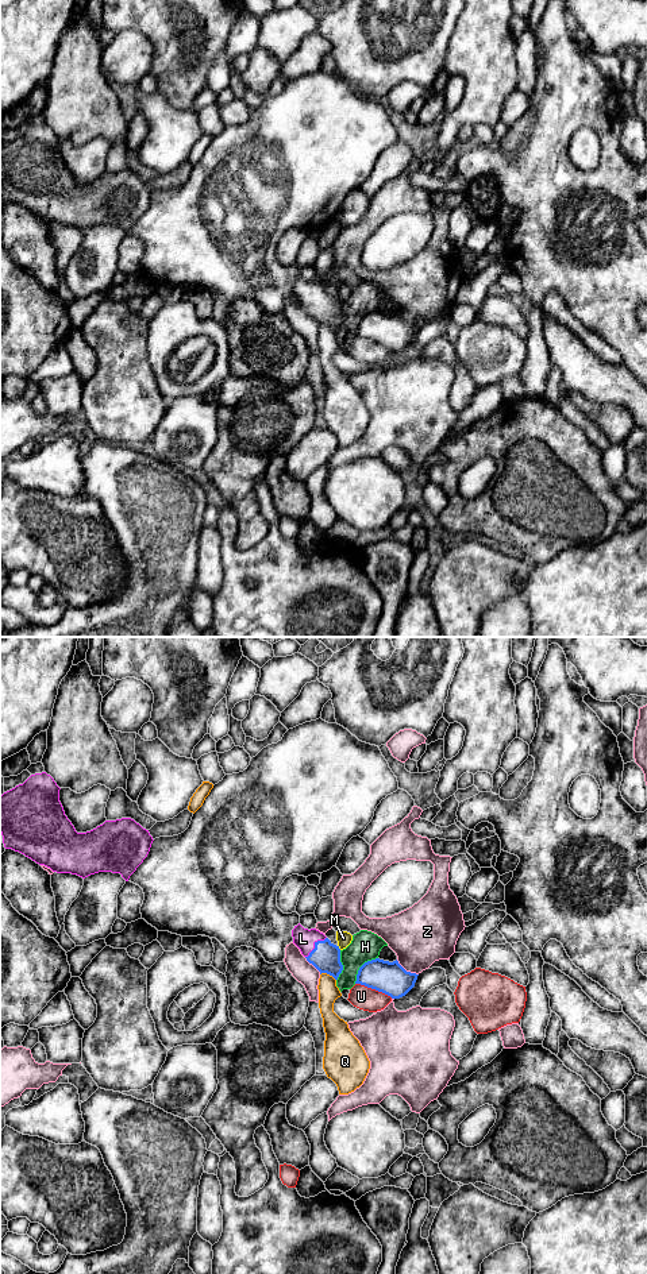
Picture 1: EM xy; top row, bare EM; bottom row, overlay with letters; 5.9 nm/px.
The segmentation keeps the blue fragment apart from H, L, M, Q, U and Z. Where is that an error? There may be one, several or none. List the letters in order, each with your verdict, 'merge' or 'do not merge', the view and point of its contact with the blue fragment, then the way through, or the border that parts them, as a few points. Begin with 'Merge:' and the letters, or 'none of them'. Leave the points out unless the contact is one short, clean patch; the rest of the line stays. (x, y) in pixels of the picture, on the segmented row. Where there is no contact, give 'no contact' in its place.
Merge: L
H: do not merge; meets blue in xy at (361, 966)
L: merge; meets blue in xy at (315, 945); runs through xy (326, 957), (315, 945), (303, 938)
M: do not merge; meets blue in xy at (338, 948)
Q: do not merge; meets blue in xy at (328, 973)
U: do not merge; meets blue in xy at (374, 988)
Z: do not merge; meets blue in xy at (405, 971)

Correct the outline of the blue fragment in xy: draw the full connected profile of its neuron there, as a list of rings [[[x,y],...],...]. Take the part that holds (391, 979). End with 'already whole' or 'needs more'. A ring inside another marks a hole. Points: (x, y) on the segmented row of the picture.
[[[376,958],[359,968],[355,984],[382,992],[392,999],[400,999],[415,987],[417,976],[407,972],[397,960],[389,962]]]; already whole

